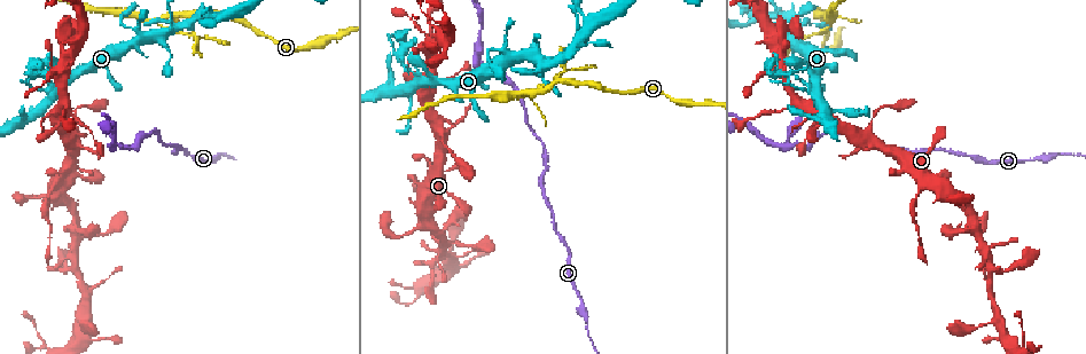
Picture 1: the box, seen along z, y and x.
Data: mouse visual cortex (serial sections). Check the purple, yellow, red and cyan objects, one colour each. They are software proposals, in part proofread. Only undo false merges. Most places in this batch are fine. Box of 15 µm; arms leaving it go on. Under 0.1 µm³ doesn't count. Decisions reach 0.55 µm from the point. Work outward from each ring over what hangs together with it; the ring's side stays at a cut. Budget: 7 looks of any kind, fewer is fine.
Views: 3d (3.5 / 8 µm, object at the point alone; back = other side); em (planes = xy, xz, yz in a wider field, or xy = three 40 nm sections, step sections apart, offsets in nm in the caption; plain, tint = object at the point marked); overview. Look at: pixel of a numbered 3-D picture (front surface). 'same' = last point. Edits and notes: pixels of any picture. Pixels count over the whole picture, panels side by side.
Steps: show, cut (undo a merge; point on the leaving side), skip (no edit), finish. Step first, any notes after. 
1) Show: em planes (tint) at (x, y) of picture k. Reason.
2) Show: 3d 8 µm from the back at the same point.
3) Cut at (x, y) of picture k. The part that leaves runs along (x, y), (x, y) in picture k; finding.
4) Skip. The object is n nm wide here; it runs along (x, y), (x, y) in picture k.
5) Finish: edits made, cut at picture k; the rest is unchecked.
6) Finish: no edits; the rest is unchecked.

Show: 3d 3.5 µm at (524, 92) of picture 1. Two arms in line, one across.

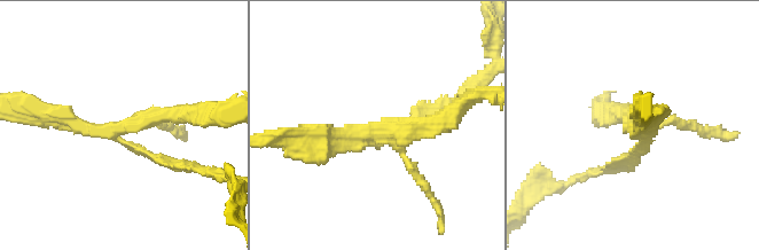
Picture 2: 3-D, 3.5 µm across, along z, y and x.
Show: em xy step 3 (tint) at (118, 128) of picture 2. Now the EM.

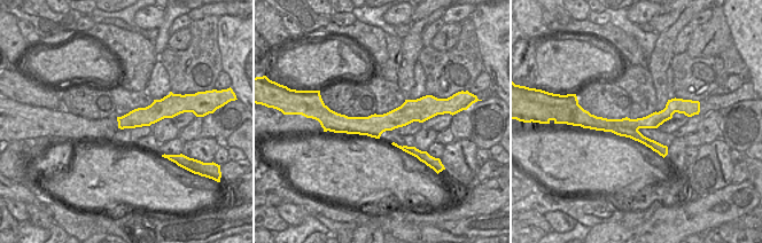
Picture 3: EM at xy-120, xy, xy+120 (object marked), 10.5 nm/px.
Cut at (625, 156) of picture 2. A border runs along (611, 130), (628, 126), (637, 131) in picture 3; two cells meet here.

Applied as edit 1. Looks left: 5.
Show: 3d 3.5 µm from the back at (750, 127) of picture 1. Arms part here.

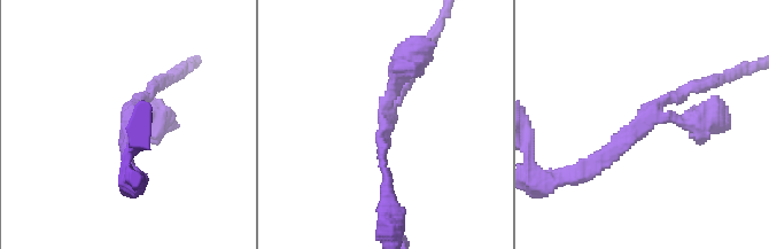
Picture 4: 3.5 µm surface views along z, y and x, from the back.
Show: em xy step 2 (tint) at (649, 118) of picture 4. 3 arms meet here; the arms are 200, 200, 300 nm wide.

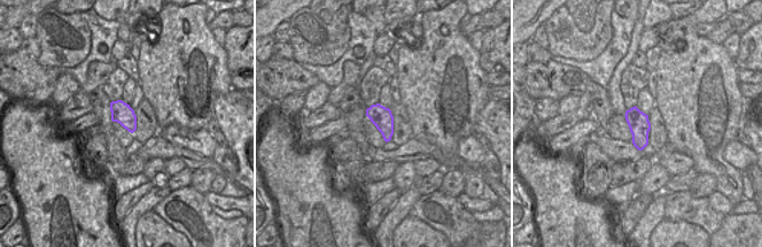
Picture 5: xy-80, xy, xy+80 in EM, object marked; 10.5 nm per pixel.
Skip. The object is 220 nm wide here; it runs along (591, 162), (644, 116), (712, 116) in picture 4; continuous, no second cell.

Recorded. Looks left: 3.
Show: 3d 3.5 µm from the back at (83, 316) of picture 1. Narrows sharply.

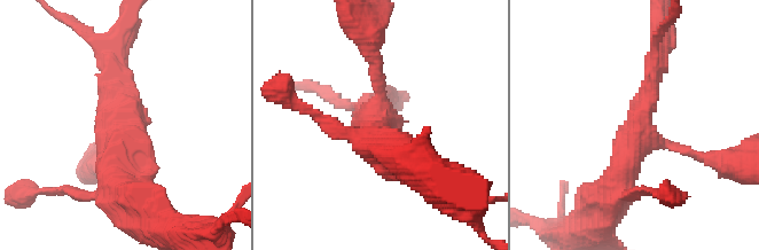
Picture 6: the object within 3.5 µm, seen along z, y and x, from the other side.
Show: em xy step 2 (tint) at (639, 138) of picture 6. 3 arms meet here; the arms are 150, 250, 500 nm wide; need the tissue.

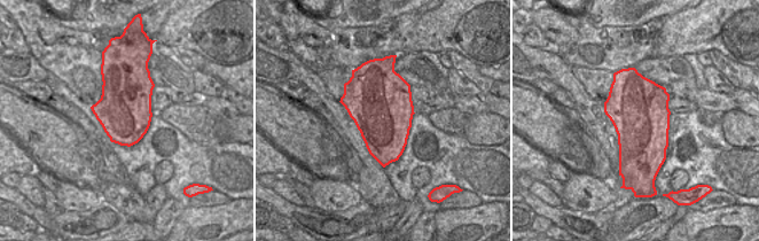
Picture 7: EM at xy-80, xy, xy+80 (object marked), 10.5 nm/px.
Skip. It runs along (657, 62), (639, 137), (604, 200) in picture 6; all the same cell.

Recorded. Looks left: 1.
Finish: edits made, cut at picture 2; the rest is unchecked.

